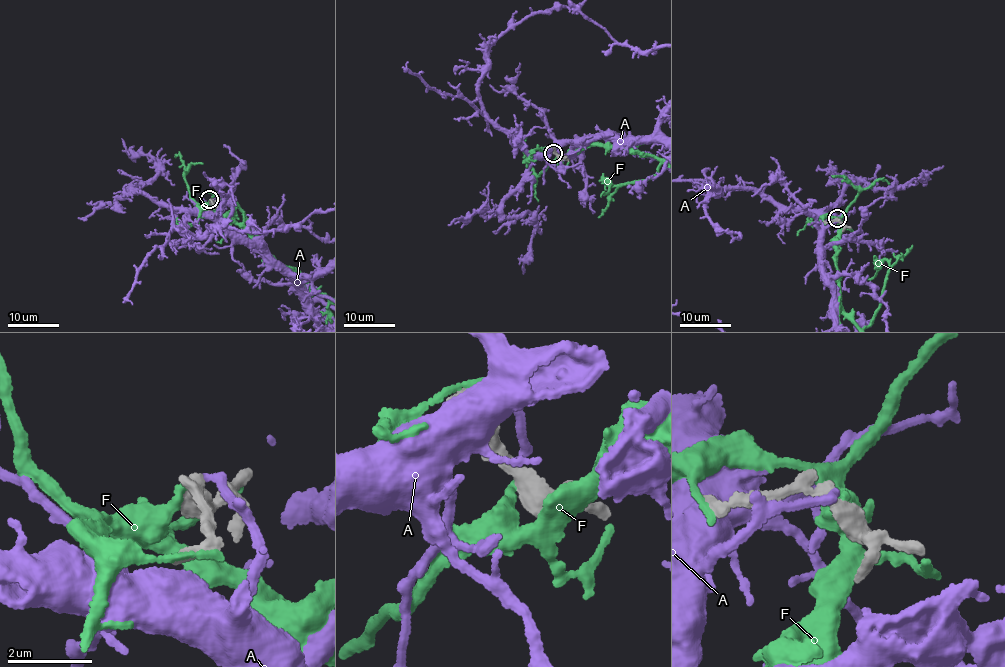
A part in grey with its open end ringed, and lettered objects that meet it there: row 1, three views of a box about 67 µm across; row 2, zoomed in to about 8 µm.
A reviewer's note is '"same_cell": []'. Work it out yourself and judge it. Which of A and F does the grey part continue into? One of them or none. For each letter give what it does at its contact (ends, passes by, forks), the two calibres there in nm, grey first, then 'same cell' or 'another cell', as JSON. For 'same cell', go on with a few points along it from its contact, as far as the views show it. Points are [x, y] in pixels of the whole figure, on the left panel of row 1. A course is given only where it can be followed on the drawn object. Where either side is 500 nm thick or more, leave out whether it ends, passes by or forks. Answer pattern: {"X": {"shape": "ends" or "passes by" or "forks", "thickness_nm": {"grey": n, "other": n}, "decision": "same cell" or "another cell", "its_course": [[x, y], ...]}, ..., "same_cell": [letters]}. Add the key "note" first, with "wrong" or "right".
{"note": "right", "A": {"shape": "ends", "thickness_nm": {"grey": 300, "other": 200}, "decision": "another cell"}, "F": {"shape": "ends", "thickness_nm": {"grey": 420, "other": 200}, "decision": "another cell"}, "same_cell": []}

